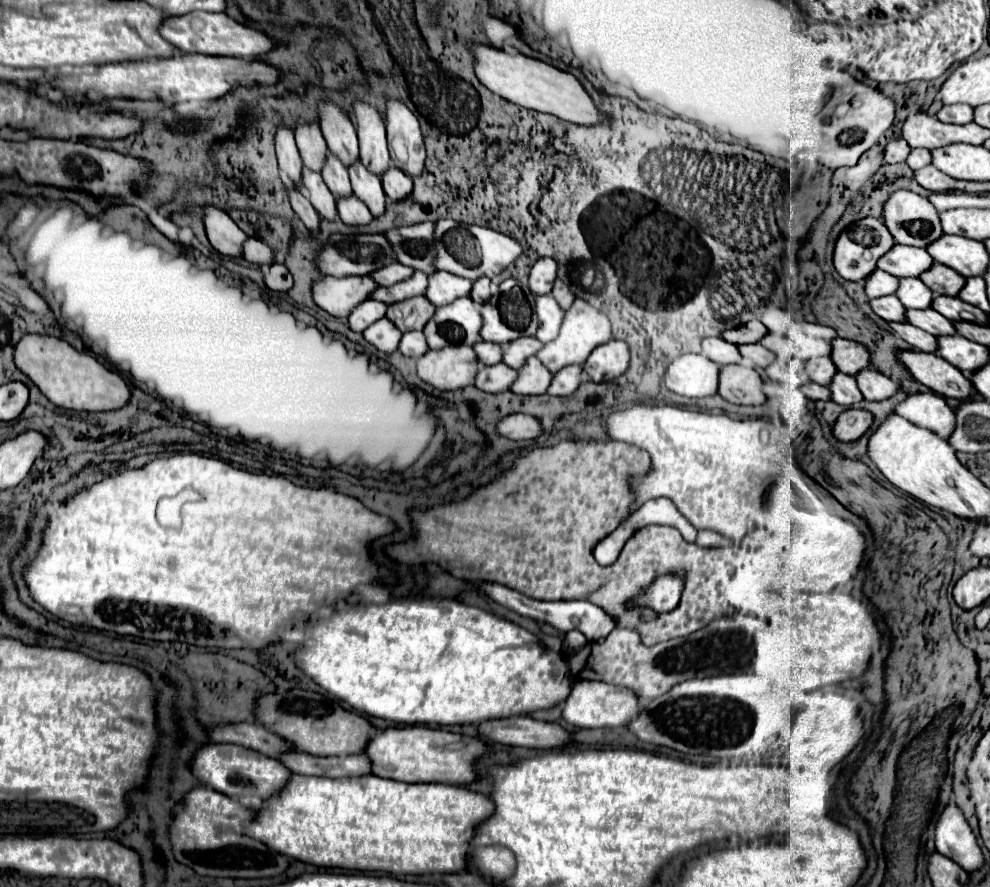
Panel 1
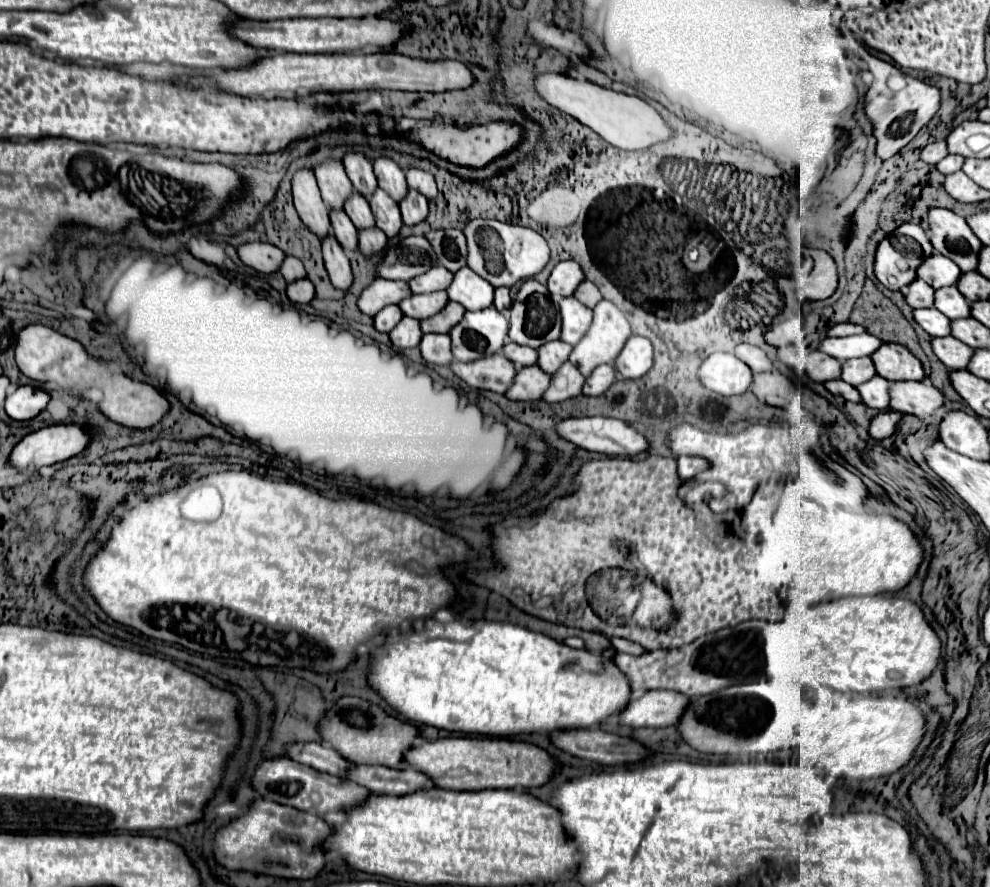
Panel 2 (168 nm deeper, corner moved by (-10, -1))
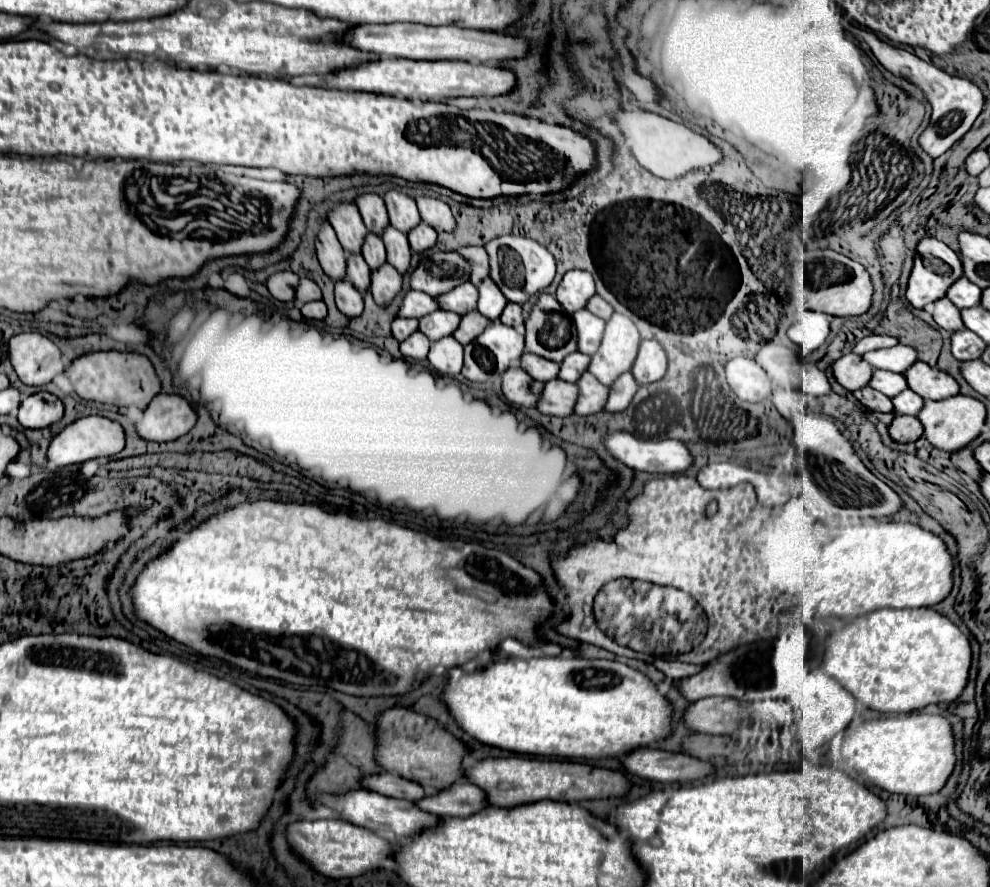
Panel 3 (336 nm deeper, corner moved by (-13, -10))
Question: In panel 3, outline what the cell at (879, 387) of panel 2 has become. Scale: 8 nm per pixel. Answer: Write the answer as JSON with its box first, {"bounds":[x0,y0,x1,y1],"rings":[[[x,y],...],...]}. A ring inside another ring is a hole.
{"bounds":[893,390,925,416],"rings":[[[905,390],[905,394],[899,394],[899,396],[893,398],[893,404],[895,404],[895,412],[897,412],[897,414],[917,416],[919,410],[925,406],[925,398],[919,396],[919,394],[913,392],[913,390]]]}

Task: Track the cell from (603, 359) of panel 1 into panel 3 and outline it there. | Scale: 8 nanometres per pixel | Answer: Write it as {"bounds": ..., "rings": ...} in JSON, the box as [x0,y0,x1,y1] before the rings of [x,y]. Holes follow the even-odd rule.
{"bounds":[631,340,667,384],"rings":[[[643,340],[631,372],[639,384],[661,380],[667,372],[667,354],[663,346],[657,340]]]}

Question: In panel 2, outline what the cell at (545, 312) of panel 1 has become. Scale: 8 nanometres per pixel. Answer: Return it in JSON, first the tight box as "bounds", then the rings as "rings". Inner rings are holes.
{"bounds":[560,297,592,345],"rings":[[[564,297],[564,299],[560,299],[560,315],[562,315],[560,339],[570,343],[570,345],[576,345],[584,337],[586,329],[590,327],[592,309],[584,307],[574,297]]]}

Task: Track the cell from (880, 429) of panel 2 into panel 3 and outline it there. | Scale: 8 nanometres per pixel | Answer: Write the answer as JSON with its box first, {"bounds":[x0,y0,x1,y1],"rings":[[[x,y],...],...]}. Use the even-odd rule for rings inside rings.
{"bounds":[889,414,923,442],"rings":[[[895,414],[893,422],[889,424],[889,434],[897,442],[915,442],[923,434],[923,426],[915,416]]]}

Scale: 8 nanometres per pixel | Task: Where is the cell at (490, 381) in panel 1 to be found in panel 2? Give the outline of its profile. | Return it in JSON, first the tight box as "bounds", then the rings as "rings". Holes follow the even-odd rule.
{"bounds":[504,365,550,401],"rings":[[[536,365],[520,367],[514,375],[512,385],[504,395],[512,401],[536,401],[542,397],[548,383],[550,383],[550,375],[542,373]]]}

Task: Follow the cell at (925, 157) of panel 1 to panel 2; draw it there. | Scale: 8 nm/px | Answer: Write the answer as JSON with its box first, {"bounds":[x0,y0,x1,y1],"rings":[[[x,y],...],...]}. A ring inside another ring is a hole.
{"bounds":[934,155,964,175],"rings":[[[946,155],[944,159],[940,159],[940,161],[934,165],[934,169],[940,171],[940,173],[944,173],[944,175],[946,175],[946,173],[954,173],[954,171],[960,169],[962,161],[964,161],[962,155]]]}

